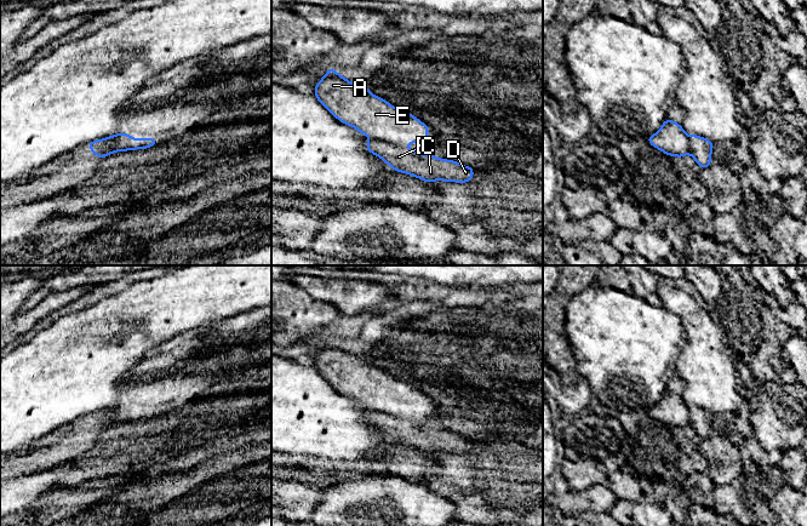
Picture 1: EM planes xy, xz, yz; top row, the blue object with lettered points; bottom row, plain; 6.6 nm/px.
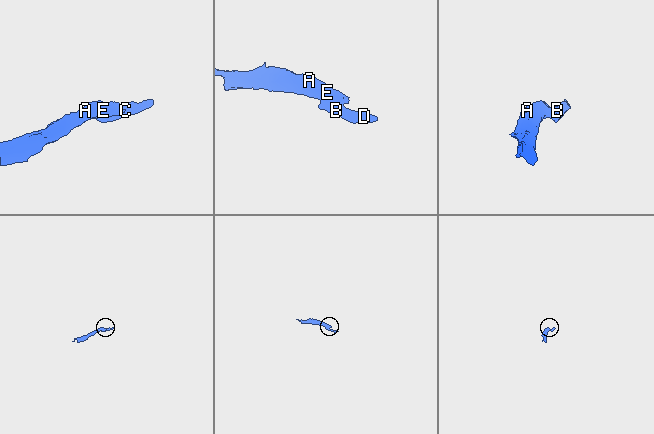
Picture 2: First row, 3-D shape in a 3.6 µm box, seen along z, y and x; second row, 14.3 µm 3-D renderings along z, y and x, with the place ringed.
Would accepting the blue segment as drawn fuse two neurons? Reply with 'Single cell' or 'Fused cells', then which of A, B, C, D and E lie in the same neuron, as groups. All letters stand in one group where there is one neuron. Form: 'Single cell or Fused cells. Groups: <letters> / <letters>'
Fused cells. Groups: A E / B C D

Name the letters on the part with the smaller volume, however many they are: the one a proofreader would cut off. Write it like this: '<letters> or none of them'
B, C, D

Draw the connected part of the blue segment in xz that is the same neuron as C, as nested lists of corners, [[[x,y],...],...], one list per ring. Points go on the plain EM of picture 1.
[[[368,411],[366,422],[380,429],[394,442],[417,448],[425,454],[435,452],[468,454],[474,448],[474,440],[457,433],[419,425],[407,418]]]

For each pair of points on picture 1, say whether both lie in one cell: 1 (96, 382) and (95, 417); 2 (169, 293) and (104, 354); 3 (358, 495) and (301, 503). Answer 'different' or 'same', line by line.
1: different
2: same
3: different

